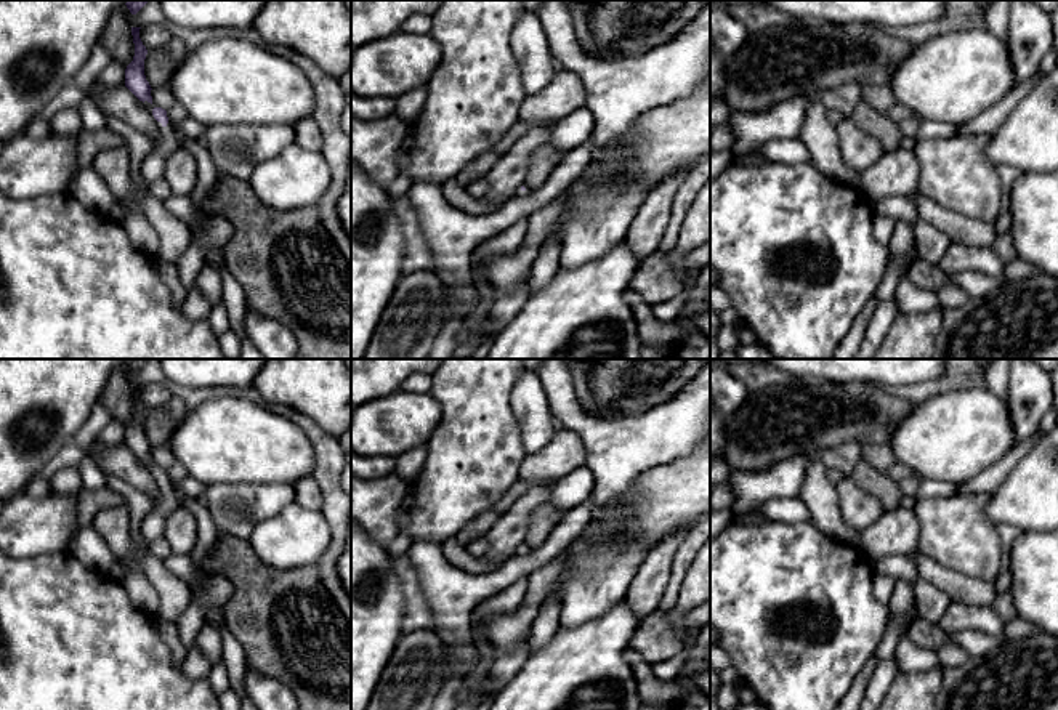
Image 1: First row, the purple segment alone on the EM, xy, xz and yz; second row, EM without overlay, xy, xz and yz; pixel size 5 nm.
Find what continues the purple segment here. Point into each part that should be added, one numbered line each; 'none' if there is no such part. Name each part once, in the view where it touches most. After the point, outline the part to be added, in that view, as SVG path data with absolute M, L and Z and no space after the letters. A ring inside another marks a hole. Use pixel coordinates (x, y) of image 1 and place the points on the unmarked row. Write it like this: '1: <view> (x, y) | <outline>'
1: xy (153, 528) | M170 479L165 486L157 481L157 487L162 497L143 519L141 526L143 537L147 543L164 537L167 518L180 506L178 495Z

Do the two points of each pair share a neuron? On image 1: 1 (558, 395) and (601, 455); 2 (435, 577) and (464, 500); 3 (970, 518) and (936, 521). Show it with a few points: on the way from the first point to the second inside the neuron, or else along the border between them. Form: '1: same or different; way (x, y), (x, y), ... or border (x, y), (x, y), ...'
1: same; way (568, 409), (600, 441)
2: different; border (414, 540), (435, 540), (440, 544)
3: same; way (962, 520), (944, 521)

